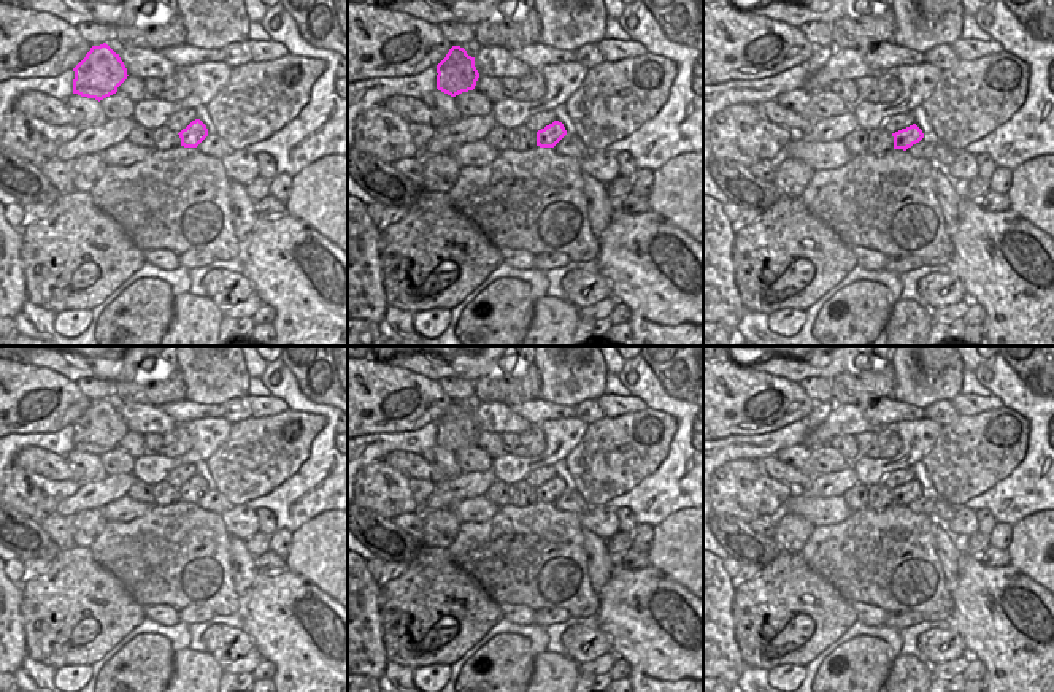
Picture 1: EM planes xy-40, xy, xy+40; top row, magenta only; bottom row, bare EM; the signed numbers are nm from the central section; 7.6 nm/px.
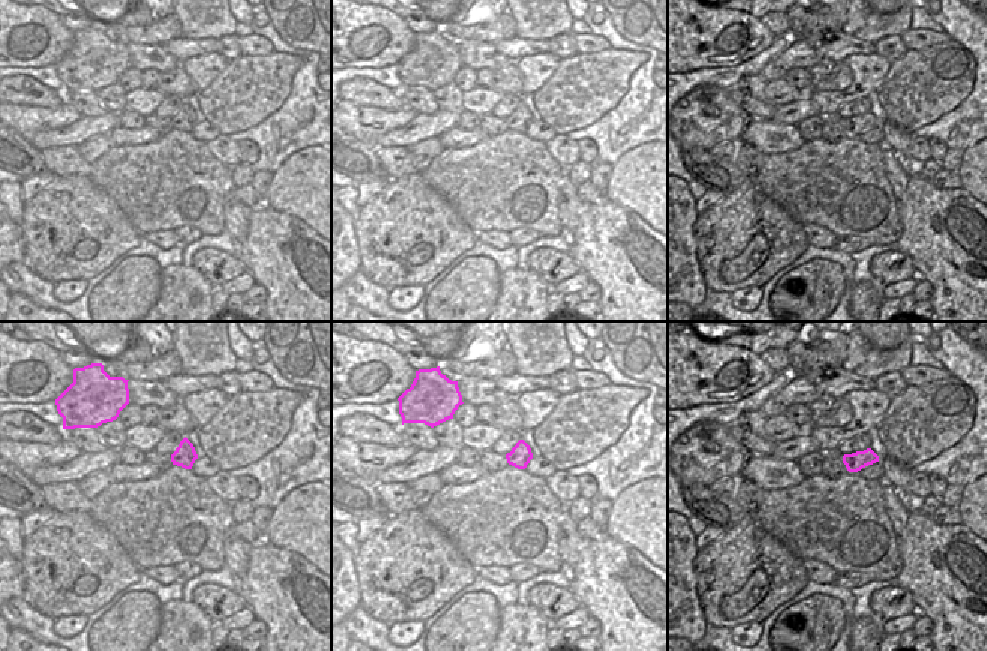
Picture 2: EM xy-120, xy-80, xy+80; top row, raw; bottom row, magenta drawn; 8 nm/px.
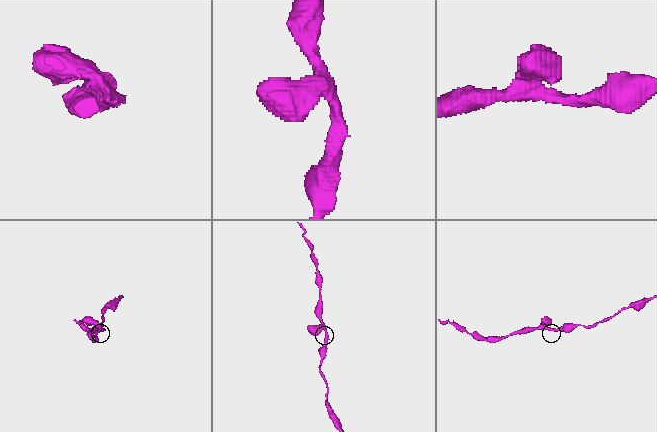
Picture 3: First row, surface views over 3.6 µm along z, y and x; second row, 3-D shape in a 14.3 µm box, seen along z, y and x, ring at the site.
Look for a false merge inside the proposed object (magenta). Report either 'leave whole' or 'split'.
leave whole

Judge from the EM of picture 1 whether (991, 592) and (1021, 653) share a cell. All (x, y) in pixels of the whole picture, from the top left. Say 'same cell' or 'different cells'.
same cell

